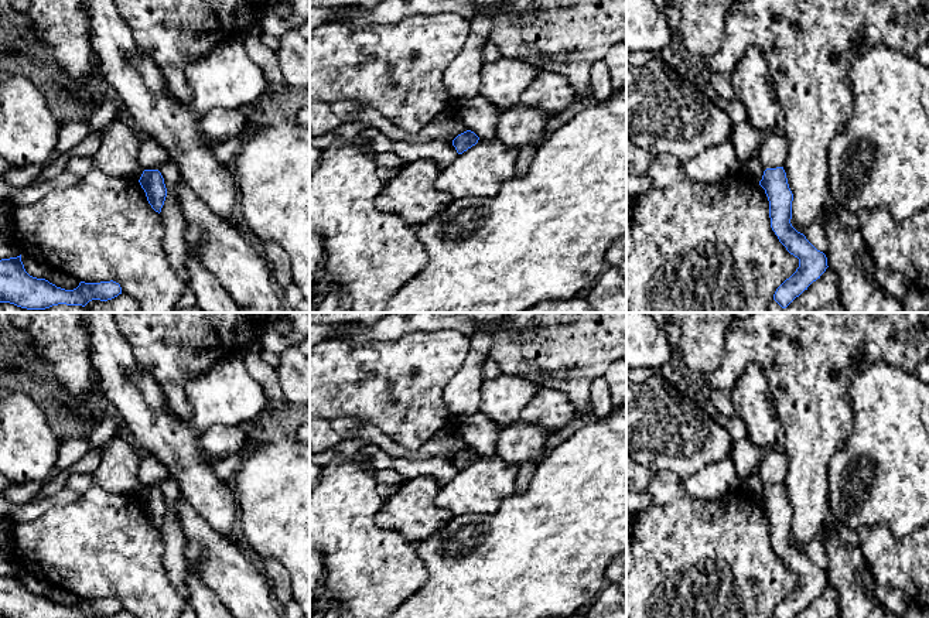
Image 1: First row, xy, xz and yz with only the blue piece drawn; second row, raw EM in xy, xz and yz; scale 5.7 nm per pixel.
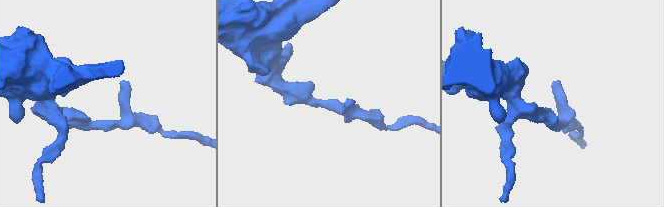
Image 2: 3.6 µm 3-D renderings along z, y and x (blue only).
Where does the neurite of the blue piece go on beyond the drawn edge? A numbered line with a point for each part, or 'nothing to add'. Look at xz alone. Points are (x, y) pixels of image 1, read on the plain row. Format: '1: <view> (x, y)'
nothing to add

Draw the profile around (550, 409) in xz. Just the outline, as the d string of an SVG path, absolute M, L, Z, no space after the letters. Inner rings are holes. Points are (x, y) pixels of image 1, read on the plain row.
M542 386L526 403L519 420L536 424L550 433L570 424L575 416L577 410L563 392Z

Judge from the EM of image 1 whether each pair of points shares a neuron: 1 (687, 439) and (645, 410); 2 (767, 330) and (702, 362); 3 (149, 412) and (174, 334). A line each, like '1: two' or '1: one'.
1: one
2: two
3: two

